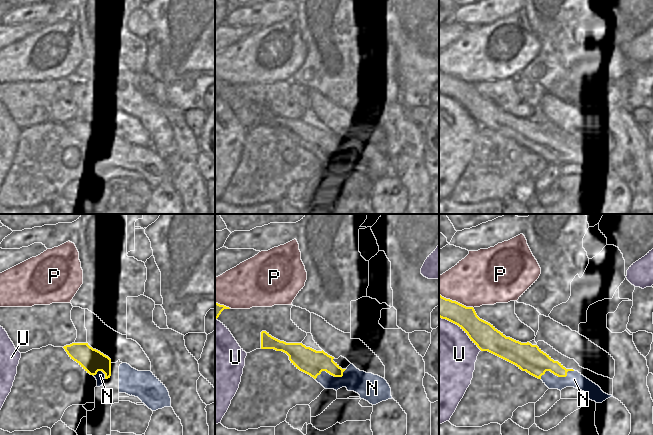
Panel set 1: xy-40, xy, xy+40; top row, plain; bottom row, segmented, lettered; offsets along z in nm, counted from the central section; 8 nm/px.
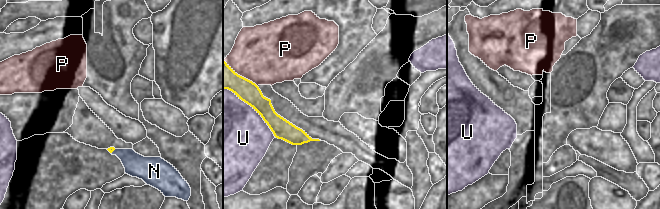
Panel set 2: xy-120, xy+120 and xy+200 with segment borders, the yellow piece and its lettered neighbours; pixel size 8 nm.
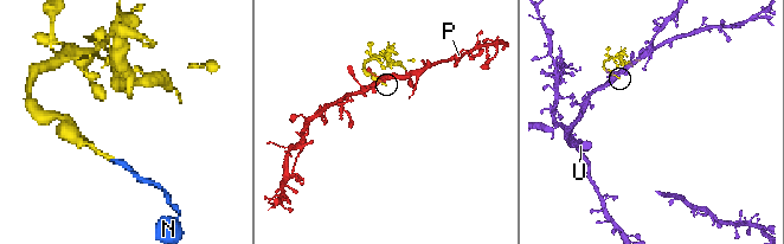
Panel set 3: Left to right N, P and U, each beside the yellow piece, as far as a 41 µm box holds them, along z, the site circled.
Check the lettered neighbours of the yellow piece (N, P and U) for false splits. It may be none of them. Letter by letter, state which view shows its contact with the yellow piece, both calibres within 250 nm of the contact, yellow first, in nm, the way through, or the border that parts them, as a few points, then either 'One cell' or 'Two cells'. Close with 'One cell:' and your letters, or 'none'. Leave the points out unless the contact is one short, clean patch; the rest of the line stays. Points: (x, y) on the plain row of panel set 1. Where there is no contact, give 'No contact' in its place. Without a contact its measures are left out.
N: Touches yellow in xy+40. Thickness 220 nm (yellow) against 130 nm. Path across: xy+40 (531, 135), (557, 151), (574, 155). One cell
P: Touches yellow in xy+40. Thickness 180 nm (yellow) against 400 nm. Two cells
U: Touches yellow in xy+40. Thickness 200 nm (yellow) against 500 nm. Two cells
One cell: N

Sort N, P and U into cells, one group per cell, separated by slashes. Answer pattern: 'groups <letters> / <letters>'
groups N / P / U

